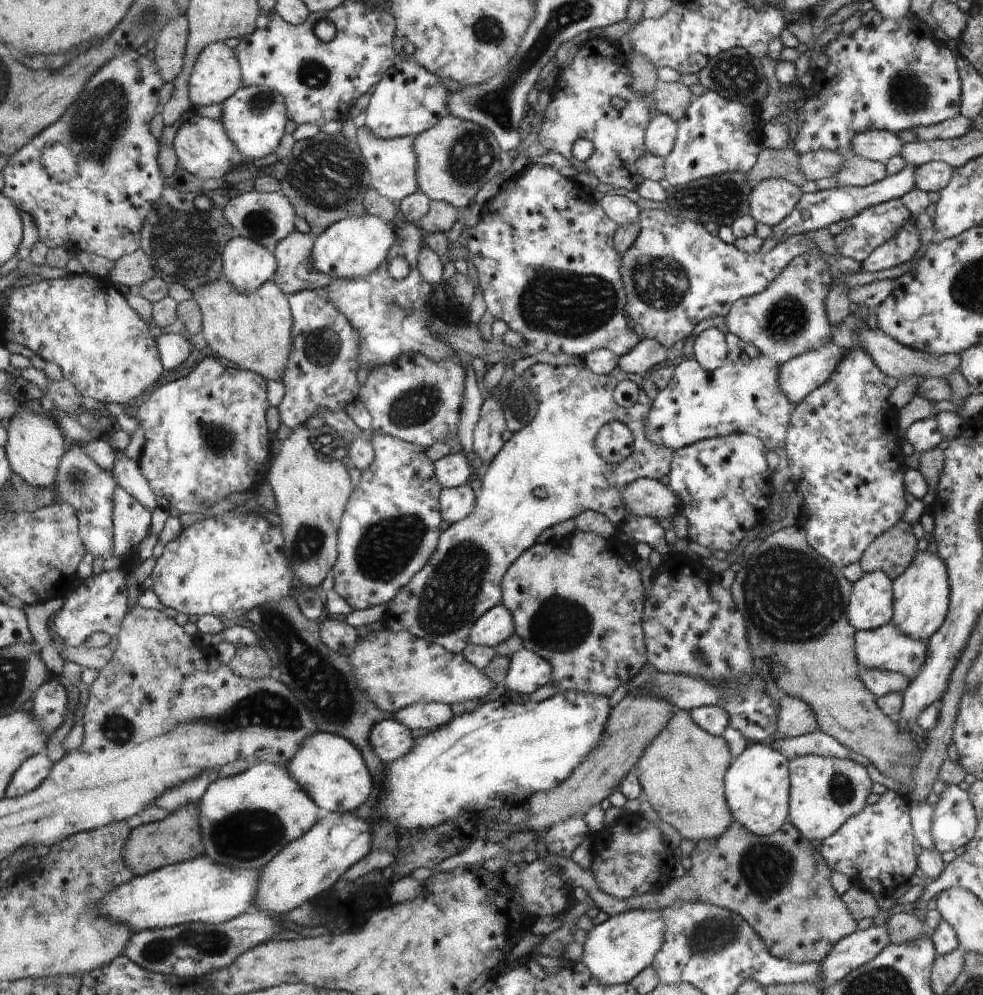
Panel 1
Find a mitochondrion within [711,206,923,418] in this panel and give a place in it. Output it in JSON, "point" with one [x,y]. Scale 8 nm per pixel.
{"point":[788,318]}

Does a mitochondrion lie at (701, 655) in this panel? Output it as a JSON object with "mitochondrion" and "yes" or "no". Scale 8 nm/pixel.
{"mitochondrion":"yes"}

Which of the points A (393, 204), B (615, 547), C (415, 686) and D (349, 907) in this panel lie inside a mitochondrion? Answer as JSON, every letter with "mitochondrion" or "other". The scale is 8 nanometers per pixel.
{"A":"other","B":"other","C":"other","D":"other"}

